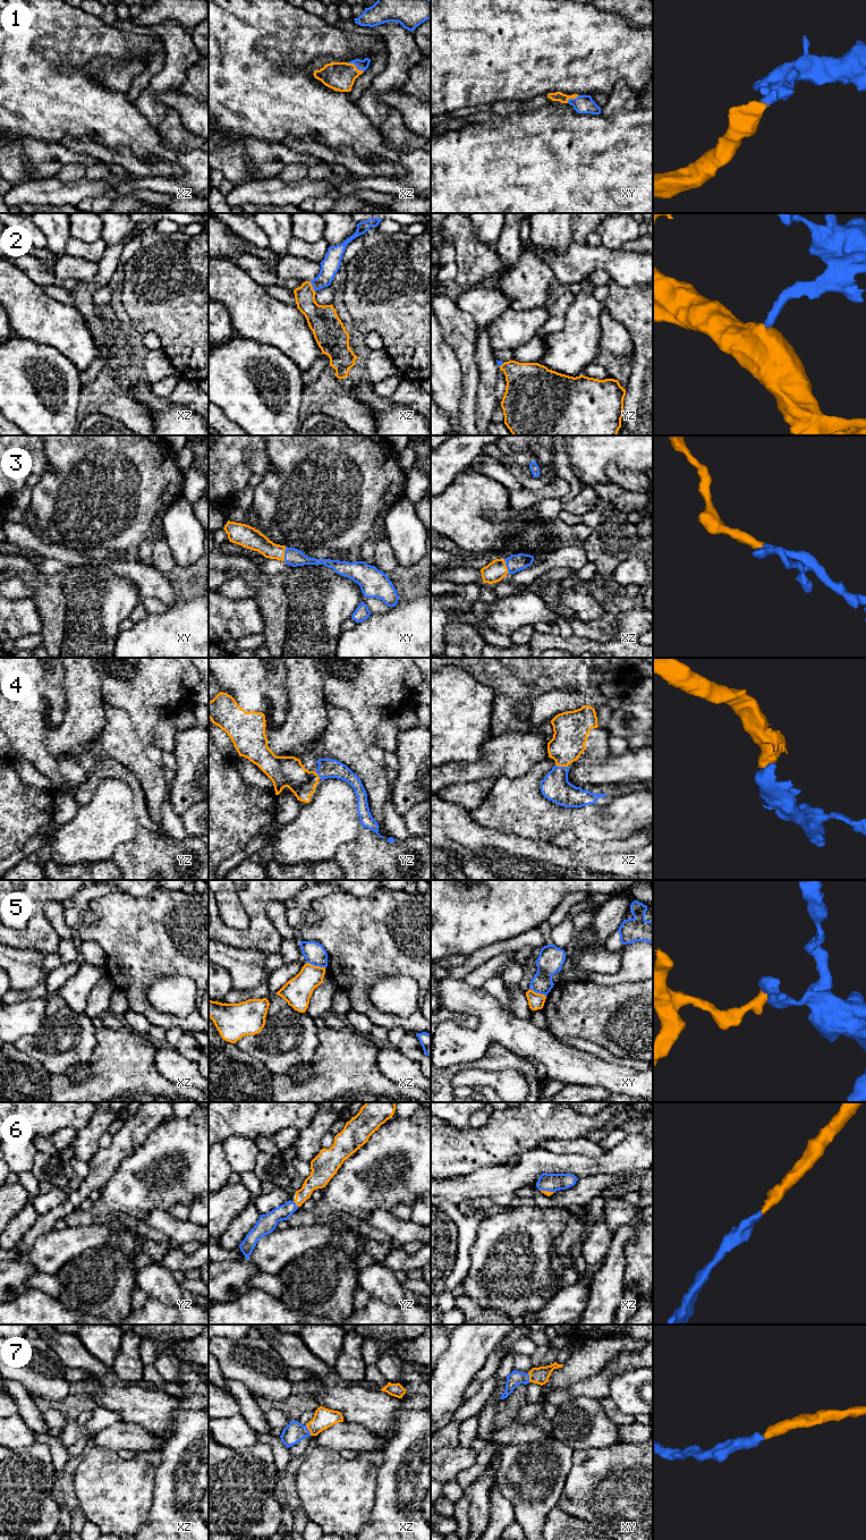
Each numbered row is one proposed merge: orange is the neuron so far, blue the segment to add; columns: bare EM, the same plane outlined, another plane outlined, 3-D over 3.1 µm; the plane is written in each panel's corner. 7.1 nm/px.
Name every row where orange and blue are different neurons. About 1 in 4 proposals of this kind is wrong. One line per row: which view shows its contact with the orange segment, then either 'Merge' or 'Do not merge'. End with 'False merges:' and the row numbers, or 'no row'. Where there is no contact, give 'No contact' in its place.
1: Touches orange in xz. Merge
2: Touches orange in xz. Merge
3: Touches orange in xy. Merge
4: Touches orange in xz. Merge
5: Touches orange in xz. Do not merge
6: Touches orange in yz. Merge
7: Touches orange in xz. Merge
False merges: 5

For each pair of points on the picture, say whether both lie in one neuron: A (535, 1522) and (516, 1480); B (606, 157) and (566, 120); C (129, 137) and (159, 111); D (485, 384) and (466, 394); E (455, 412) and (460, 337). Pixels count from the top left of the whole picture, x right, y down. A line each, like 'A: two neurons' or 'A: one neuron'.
A: one neuron
B: one neuron
C: two neurons
D: two neurons
E: two neurons

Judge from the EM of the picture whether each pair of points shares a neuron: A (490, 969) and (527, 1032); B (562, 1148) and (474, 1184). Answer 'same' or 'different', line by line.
A: different
B: different

